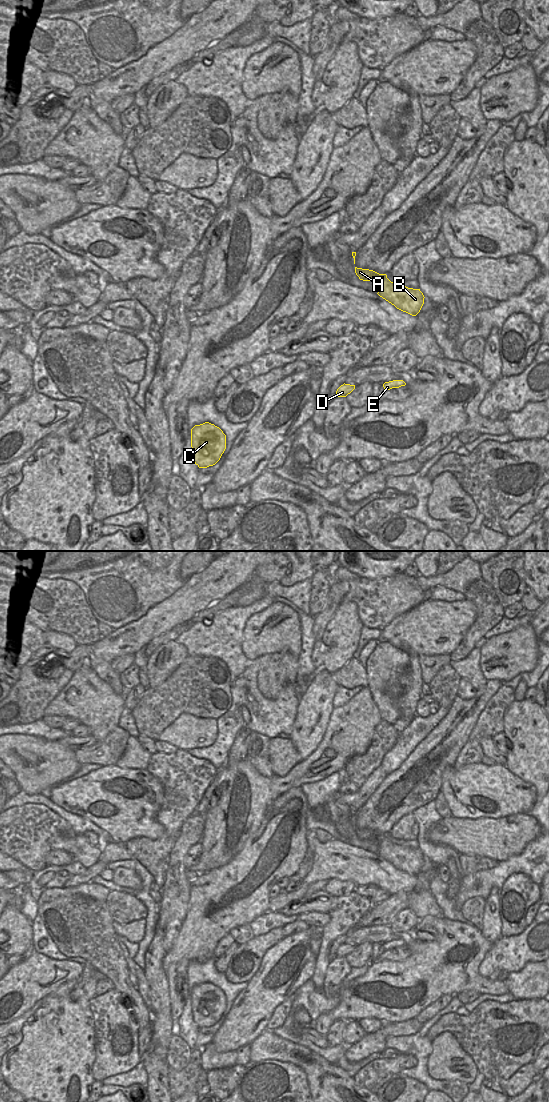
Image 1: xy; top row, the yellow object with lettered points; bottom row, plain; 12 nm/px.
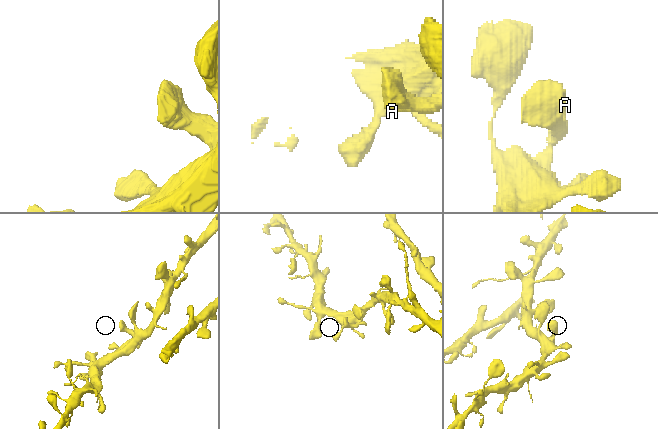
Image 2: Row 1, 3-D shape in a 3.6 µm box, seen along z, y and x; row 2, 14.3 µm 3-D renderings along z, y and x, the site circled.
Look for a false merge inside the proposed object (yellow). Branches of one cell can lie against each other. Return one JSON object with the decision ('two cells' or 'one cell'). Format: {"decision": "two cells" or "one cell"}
{"decision": "one cell"}

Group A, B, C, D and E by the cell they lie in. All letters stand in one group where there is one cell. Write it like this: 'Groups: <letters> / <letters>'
Groups: A B C D E

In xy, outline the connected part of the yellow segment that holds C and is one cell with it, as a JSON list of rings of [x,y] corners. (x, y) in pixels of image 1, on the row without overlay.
[[[205,982],[191,989],[192,1016],[199,1028],[215,1025],[226,1009],[226,995],[223,991]]]

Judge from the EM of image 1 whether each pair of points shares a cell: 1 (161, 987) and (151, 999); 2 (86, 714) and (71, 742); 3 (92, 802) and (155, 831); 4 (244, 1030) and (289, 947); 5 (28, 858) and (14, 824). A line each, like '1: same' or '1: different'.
1: different
2: different
3: same
4: same
5: same

